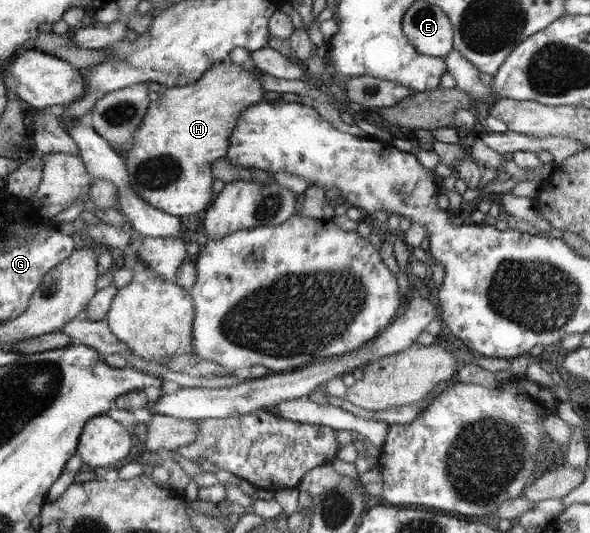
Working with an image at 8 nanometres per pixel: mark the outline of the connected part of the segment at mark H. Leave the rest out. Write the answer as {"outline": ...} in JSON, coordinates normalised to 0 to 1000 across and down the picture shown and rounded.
{"outline":[[[427,111],[407,124],[395,116],[369,116],[327,158],[283,165],[273,182],[256,189],[247,220],[241,223],[210,287],[222,353],[258,388],[288,403],[307,407],[349,392],[363,370],[363,306],[386,289],[390,257],[405,235],[414,206],[449,189],[444,158],[447,139]]]}

